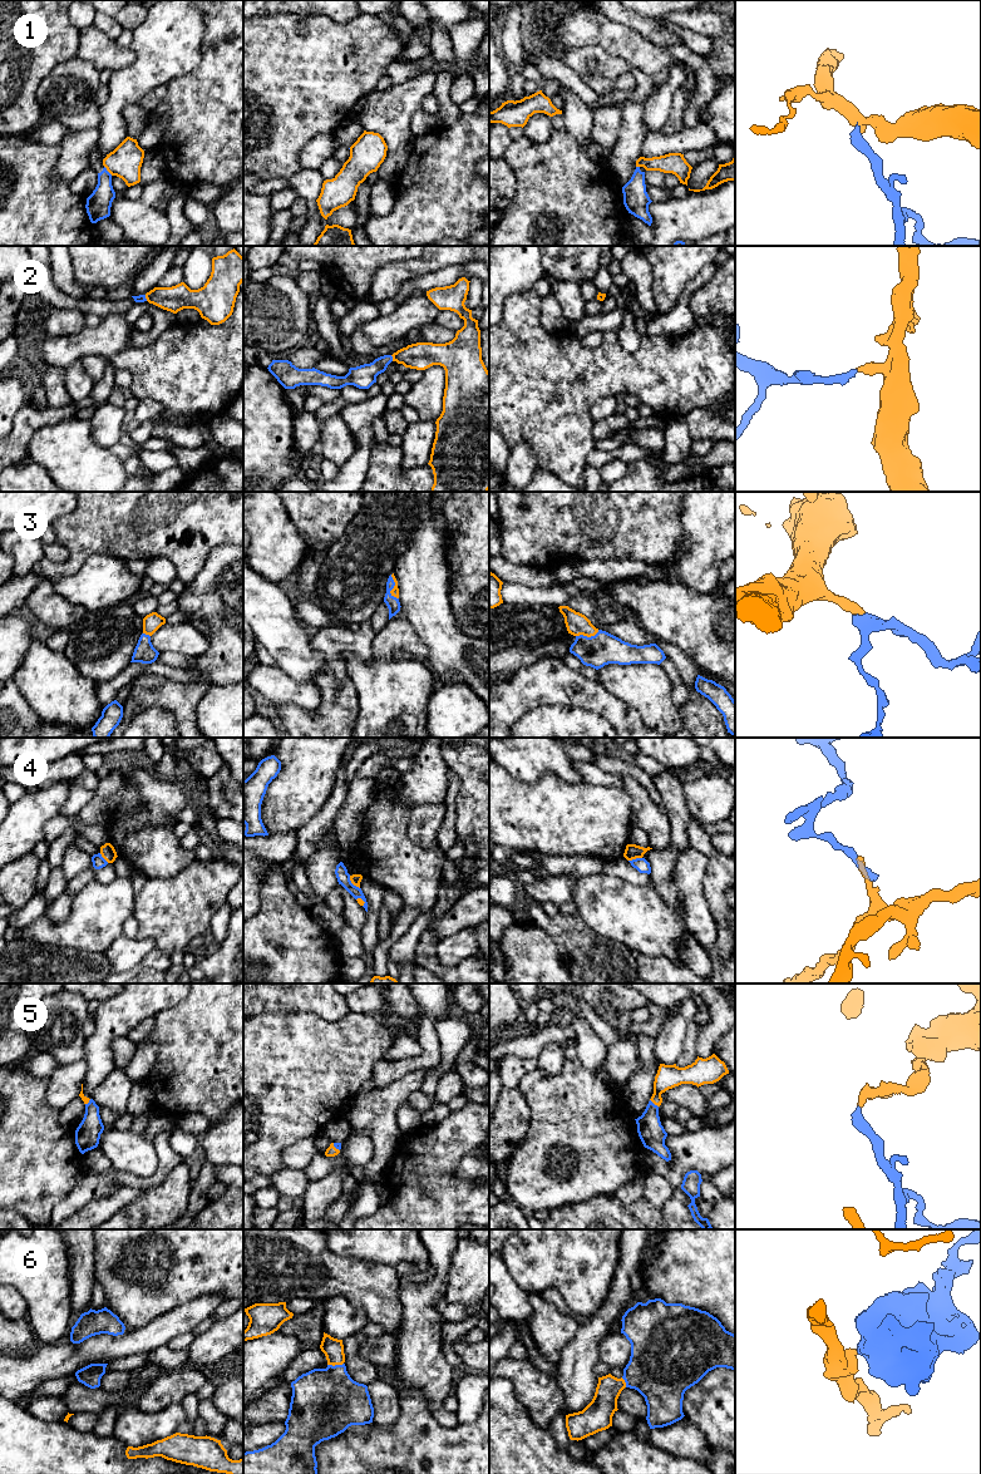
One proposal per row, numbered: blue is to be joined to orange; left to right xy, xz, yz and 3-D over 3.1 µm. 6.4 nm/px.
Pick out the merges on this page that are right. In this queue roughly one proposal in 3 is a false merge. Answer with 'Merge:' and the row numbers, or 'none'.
Merge: 2, 3, 5, 6

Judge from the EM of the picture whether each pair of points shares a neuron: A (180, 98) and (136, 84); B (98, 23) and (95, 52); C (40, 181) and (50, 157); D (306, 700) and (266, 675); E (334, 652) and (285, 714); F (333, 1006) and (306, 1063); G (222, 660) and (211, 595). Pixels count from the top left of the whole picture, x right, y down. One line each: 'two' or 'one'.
A: two
B: two
C: one
D: one
E: one
F: two
G: one

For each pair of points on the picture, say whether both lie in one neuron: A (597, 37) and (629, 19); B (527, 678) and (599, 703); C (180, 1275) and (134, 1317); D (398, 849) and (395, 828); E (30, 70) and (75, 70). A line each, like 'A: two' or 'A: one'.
A: two
B: one
C: one
D: one
E: two

